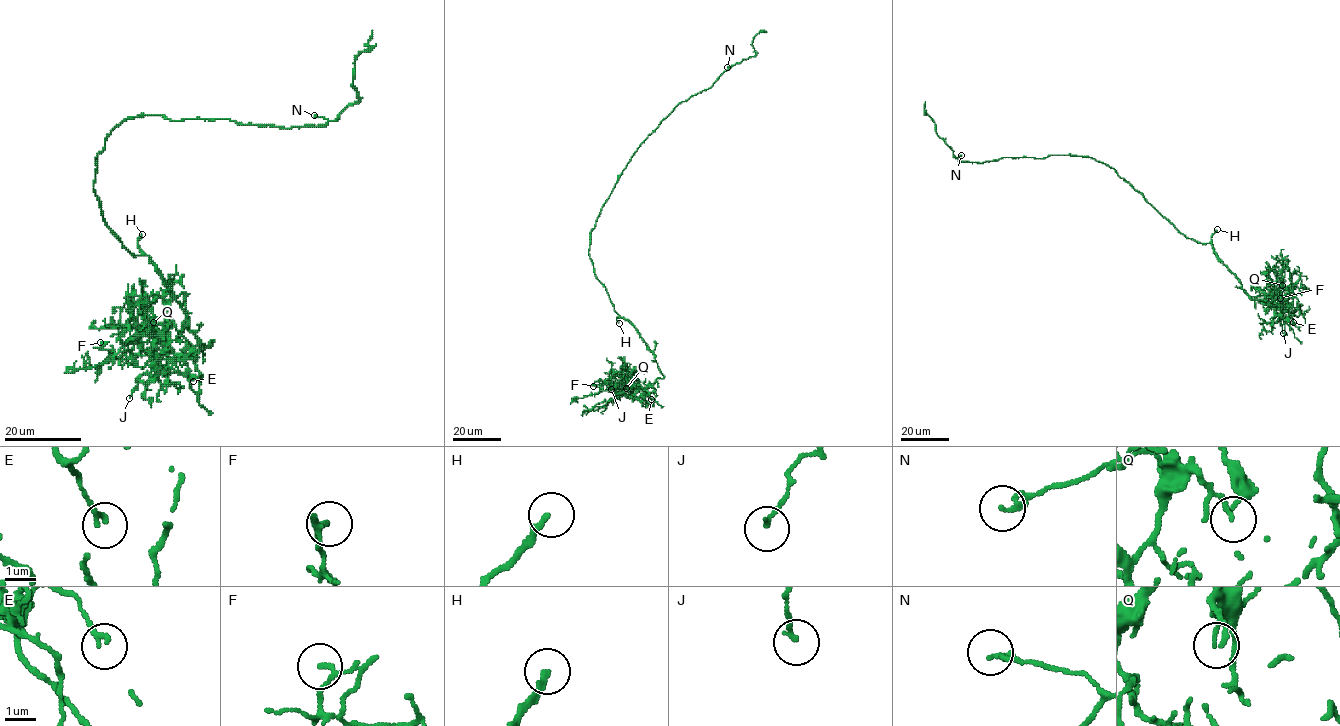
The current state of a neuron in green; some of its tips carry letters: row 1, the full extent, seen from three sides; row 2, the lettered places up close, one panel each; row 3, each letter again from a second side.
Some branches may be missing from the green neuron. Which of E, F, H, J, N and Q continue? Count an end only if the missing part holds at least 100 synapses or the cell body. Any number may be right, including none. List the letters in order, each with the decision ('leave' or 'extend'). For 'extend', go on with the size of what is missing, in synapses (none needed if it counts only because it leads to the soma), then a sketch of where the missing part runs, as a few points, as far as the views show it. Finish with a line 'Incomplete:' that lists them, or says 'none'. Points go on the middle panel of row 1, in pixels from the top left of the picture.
E: leave
F: leave
H: extend; course (619, 323), (610, 331), (570, 332), (562, 341), (548, 342), (538, 350), (535, 359)
J: leave
N: leave
Q: leave
Incomplete: H

